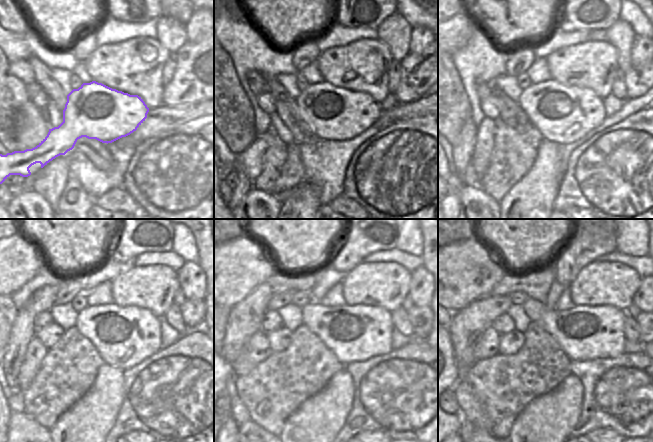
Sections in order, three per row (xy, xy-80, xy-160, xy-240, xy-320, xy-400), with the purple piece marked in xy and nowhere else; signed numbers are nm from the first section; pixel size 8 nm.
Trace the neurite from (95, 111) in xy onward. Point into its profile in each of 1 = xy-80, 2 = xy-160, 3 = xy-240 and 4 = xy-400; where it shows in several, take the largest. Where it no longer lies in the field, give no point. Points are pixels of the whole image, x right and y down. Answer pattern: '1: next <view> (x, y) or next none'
1: next xy-80 (337, 114)
2: next xy-160 (563, 114)
3: next xy-240 (124, 336)
4: next xy-400 (585, 333)

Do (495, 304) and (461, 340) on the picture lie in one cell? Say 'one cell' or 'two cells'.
one cell

